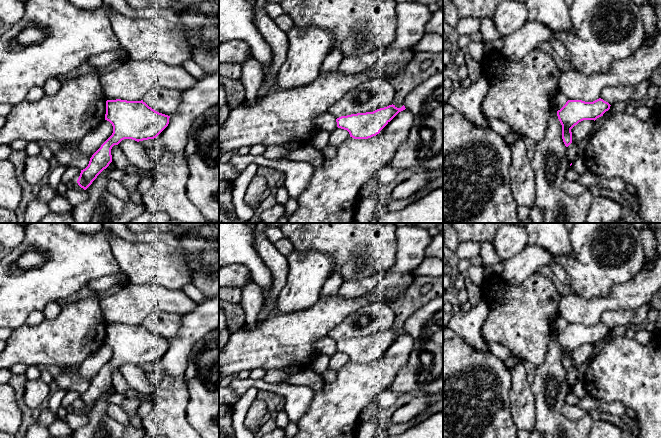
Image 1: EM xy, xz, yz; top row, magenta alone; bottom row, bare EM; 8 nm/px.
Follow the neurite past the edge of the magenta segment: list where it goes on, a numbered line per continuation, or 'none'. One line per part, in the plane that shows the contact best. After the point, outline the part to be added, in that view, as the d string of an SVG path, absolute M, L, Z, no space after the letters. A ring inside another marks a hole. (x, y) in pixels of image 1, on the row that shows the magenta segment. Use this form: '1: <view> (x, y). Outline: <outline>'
none

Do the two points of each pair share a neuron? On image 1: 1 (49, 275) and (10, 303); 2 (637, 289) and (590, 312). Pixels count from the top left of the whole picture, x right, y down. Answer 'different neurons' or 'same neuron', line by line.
1: same neuron
2: same neuron

